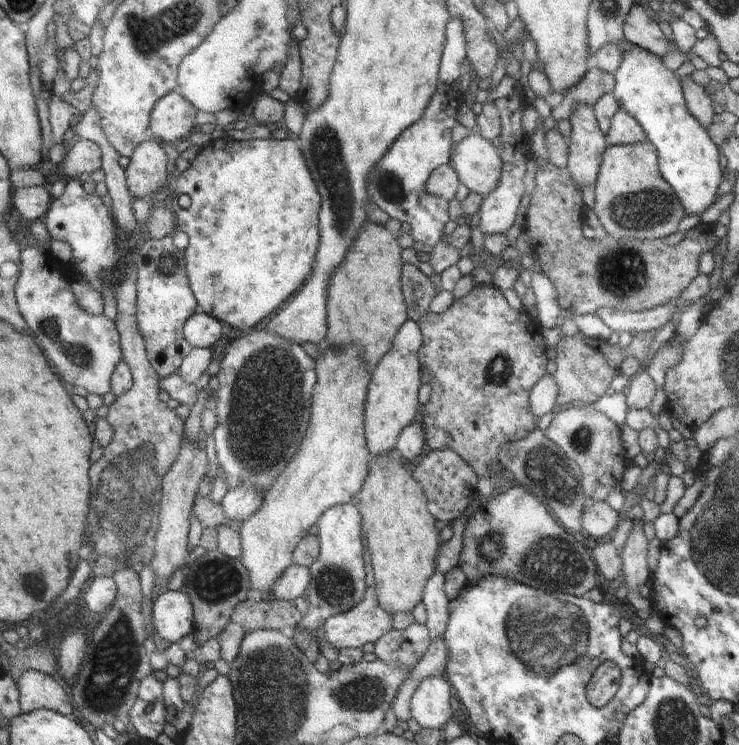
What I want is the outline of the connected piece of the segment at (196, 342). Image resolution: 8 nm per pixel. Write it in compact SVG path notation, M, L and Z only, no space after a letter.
M202 311L188 318L183 327L183 335L192 348L210 349L210 346L214 346L220 340L220 334L222 324L216 317Z

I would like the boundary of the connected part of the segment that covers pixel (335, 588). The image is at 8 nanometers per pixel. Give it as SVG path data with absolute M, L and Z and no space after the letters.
M350 502L328 508L316 524L319 532L319 558L309 568L311 582L304 596L308 604L308 613L300 619L296 629L310 631L319 646L321 641L316 632L319 627L331 616L356 607L364 598L364 590L367 590L368 562L364 562L364 556L362 556L362 550L364 550L362 517L356 505Z

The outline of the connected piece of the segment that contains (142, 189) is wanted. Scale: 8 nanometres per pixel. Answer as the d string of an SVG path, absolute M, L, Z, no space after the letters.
M152 137L140 143L125 168L128 190L132 197L144 198L158 193L166 182L166 154Z

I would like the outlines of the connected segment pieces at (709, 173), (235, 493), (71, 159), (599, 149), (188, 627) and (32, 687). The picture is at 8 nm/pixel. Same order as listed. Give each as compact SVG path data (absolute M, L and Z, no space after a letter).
M634 43L622 47L621 63L613 77L613 95L619 106L638 121L647 140L658 150L659 169L664 180L675 189L688 214L702 214L714 200L722 180L720 152L706 128L687 107L682 81L664 66L658 55Z
M244 483L239 488L228 490L220 504L229 518L242 522L259 511L263 499L254 488Z
M76 138L71 145L72 148L59 165L60 171L68 179L78 179L82 174L92 174L100 168L99 145L80 138Z
M576 103L569 116L571 124L571 136L568 139L570 150L567 152L567 169L571 177L576 180L577 187L582 191L582 186L595 184L596 177L603 159L604 151L607 149L607 138L601 131L595 117L593 107L584 103Z
M168 589L155 599L152 620L155 631L168 642L178 642L194 631L194 605L184 590Z
M30 669L20 677L19 687L26 713L48 709L72 717L72 720L79 718L72 706L69 688L57 676Z

